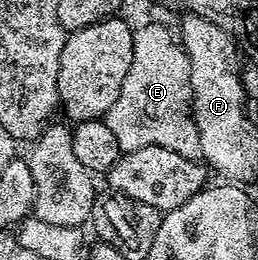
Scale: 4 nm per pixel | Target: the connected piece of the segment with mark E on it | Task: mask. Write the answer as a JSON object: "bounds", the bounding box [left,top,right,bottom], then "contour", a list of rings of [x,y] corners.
{"bounds":[102,22,199,159],"contour":[[[160,22],[137,25],[132,39],[134,60],[130,60],[130,72],[126,72],[118,100],[114,100],[110,112],[102,120],[110,132],[114,132],[121,151],[157,146],[170,148],[170,152],[178,152],[178,156],[199,159],[198,128],[192,119],[190,64],[184,47]]]}

